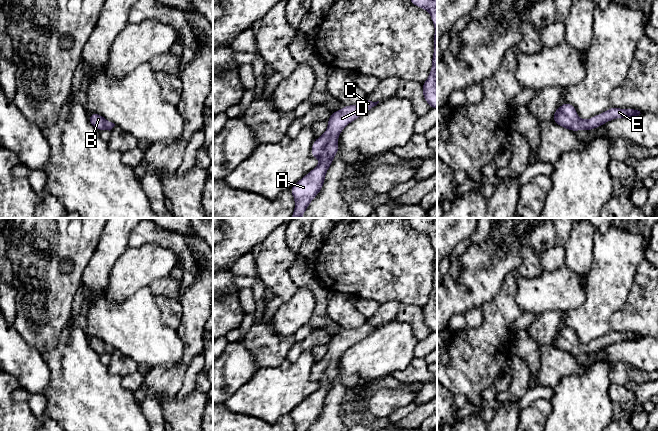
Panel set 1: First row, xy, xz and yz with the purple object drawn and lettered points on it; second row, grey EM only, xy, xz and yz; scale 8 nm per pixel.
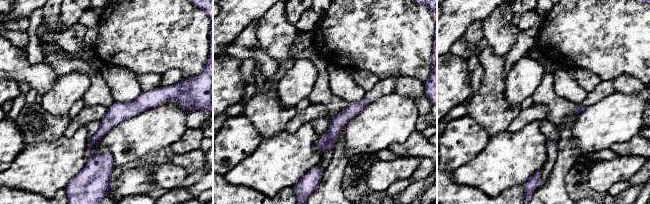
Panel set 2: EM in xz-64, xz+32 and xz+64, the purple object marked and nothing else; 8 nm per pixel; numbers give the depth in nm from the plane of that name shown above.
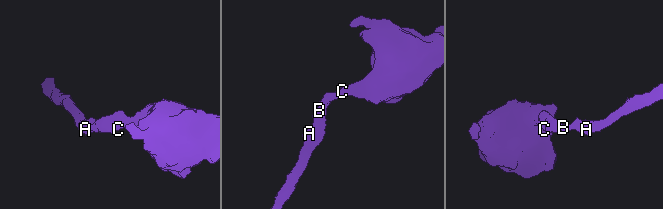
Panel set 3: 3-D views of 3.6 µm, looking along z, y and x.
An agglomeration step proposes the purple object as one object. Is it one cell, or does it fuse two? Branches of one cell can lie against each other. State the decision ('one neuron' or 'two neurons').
one neuron

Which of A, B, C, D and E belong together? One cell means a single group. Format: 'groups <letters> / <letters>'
groups A B C D E

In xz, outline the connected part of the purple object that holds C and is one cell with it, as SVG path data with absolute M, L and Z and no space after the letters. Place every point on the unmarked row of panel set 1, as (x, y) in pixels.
M366 322L357 329L347 329L331 337L325 357L317 361L311 370L311 380L320 384L319 389L289 413L294 421L295 431L308 431L323 412L327 394L339 375L337 364L344 351L378 327L379 325L373 326Z

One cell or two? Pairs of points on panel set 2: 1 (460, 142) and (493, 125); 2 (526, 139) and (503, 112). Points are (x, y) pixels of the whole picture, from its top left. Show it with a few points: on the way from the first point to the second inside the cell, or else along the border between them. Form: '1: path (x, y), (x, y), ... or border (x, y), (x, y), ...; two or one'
1: border (467, 114), (490, 136); two
2: border (506, 130), (490, 137); two

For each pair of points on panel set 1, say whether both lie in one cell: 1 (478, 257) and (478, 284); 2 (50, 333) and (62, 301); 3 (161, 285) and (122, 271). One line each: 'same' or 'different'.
1: same
2: same
3: different

